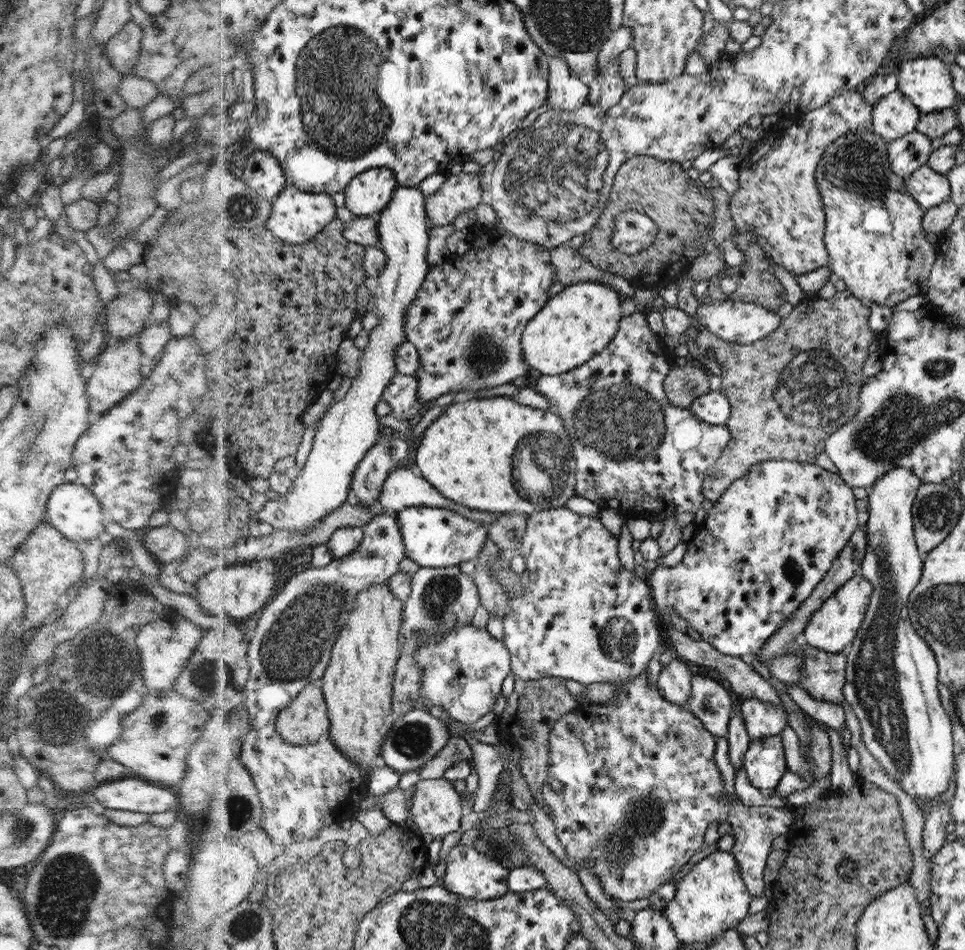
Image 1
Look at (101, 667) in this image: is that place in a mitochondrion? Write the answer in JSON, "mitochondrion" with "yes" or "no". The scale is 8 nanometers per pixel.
{"mitochondrion":"yes"}

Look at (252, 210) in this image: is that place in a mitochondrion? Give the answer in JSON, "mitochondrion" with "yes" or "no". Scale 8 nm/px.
{"mitochondrion":"yes"}

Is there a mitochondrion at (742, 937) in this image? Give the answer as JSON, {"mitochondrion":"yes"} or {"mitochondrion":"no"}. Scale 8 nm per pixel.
{"mitochondrion":"no"}

